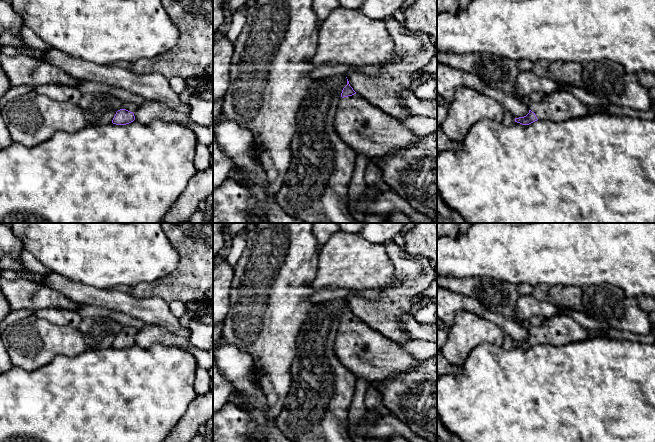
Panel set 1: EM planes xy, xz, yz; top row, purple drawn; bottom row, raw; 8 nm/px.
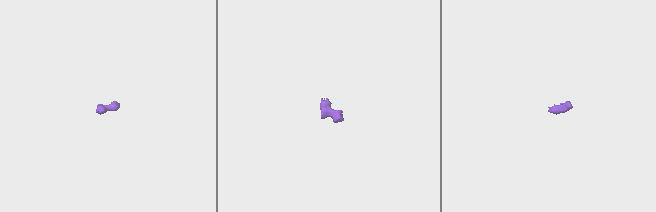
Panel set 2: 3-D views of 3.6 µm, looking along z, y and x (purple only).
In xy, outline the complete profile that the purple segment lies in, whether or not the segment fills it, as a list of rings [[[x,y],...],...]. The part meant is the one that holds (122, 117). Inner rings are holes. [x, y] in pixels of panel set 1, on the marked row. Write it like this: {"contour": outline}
{"contour": [[[126,102],[123,104],[123,107],[118,110],[112,120],[113,124],[116,125],[126,125],[135,120],[134,113],[137,109],[137,105]]]}

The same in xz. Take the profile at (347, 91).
{"contour": [[[348,79],[341,97],[334,118],[335,129],[357,153],[365,153],[370,159],[382,157],[422,139],[356,93]]]}

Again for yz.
{"contour": [[[558,89],[546,94],[541,102],[528,102],[529,113],[515,118],[515,122],[529,125],[537,120],[564,122],[581,118],[589,114],[588,107],[574,97],[569,91]]]}

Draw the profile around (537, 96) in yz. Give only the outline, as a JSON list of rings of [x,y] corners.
[[[541,90],[535,91],[530,94],[530,96],[528,97],[528,101],[532,103],[538,103],[543,100],[544,96],[545,94]]]

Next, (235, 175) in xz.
[[[233,170],[230,178],[235,180],[236,182],[240,183],[241,185],[245,186],[245,179],[247,178],[247,176],[240,173],[237,170]]]

